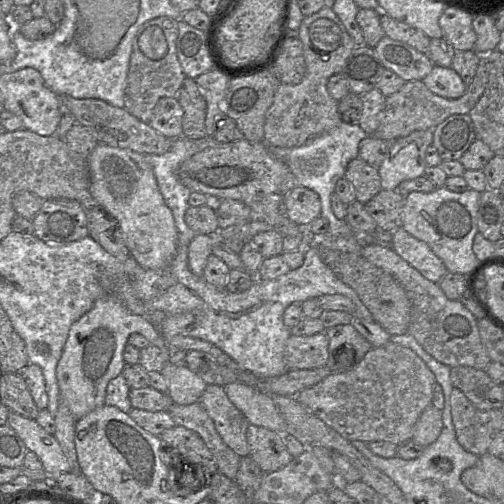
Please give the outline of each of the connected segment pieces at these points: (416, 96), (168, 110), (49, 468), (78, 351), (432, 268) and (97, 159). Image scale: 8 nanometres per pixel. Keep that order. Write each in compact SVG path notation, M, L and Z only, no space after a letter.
M482 56L471 83L459 98L445 98L437 95L422 80L405 81L398 91L386 97L384 109L379 114L379 126L373 136L385 142L392 142L417 130L434 129L452 115L469 114L484 92L486 84L487 69Z
M175 97L160 98L152 111L149 125L171 140L182 136L183 109Z
M10 411L7 425L17 433L27 450L37 455L46 474L59 476L71 471L69 462L54 434L46 432L36 420Z
M113 297L97 299L92 308L70 327L63 352L56 366L60 400L78 420L105 405L106 388L110 380L120 375L126 365L123 350L131 334L144 336L149 344L168 352L168 345L160 330L145 316L131 313Z
M402 227L392 232L392 249L426 279L439 283L448 272L443 261L427 243L413 237Z
M99 143L89 155L88 163L92 200L118 221L131 257L148 270L168 266L177 251L178 231L159 190L148 154Z

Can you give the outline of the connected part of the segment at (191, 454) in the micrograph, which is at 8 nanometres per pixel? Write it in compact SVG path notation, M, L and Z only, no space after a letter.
M174 426L163 431L159 438L165 451L166 449L177 451L182 458L186 459L186 461L181 461L182 464L202 467L194 477L211 476L209 474L218 473L213 454L196 432L183 426Z

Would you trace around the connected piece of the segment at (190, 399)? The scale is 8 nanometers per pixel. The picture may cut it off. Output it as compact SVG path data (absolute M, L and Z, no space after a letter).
M167 361L159 372L166 380L167 394L174 404L189 405L197 402L207 387L207 384L186 366L176 366Z

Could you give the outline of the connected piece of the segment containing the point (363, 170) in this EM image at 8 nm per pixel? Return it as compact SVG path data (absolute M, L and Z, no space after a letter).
M359 157L349 162L344 177L353 186L356 200L362 204L382 190L378 170Z

